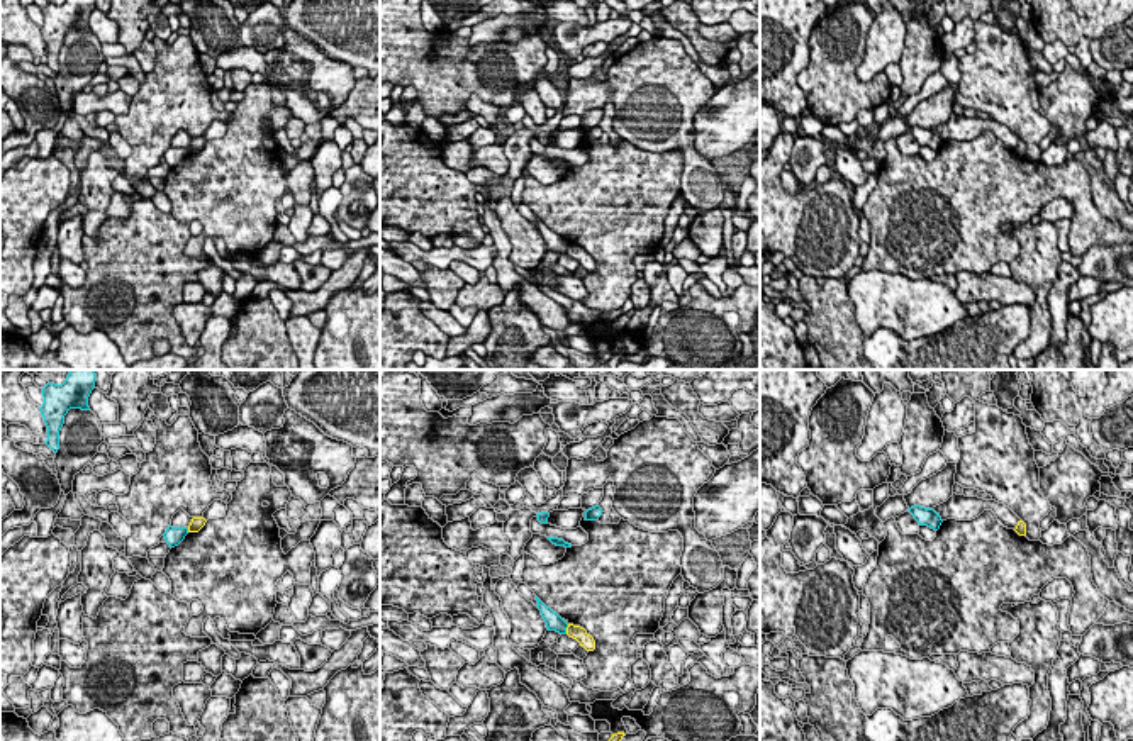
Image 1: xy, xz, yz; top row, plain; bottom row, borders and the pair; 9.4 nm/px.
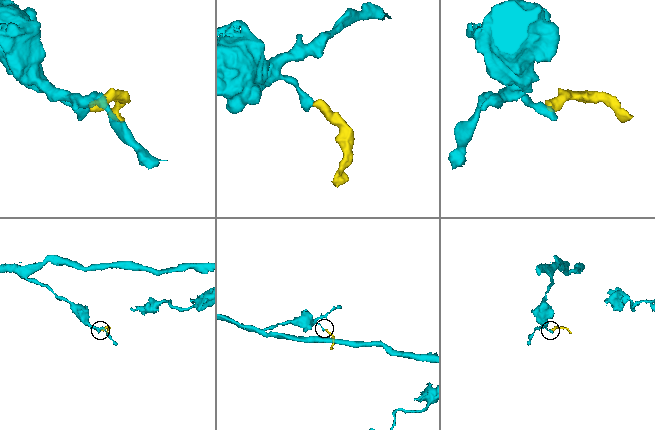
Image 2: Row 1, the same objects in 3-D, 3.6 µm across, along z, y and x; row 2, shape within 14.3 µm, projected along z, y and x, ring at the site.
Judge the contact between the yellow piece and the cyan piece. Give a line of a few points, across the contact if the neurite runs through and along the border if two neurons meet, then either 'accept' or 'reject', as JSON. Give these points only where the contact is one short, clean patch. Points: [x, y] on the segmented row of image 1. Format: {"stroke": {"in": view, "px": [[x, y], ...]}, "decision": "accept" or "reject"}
{"stroke": {"in": "xz", "px": [[569, 624], [565, 633]]}, "decision": "reject"}

